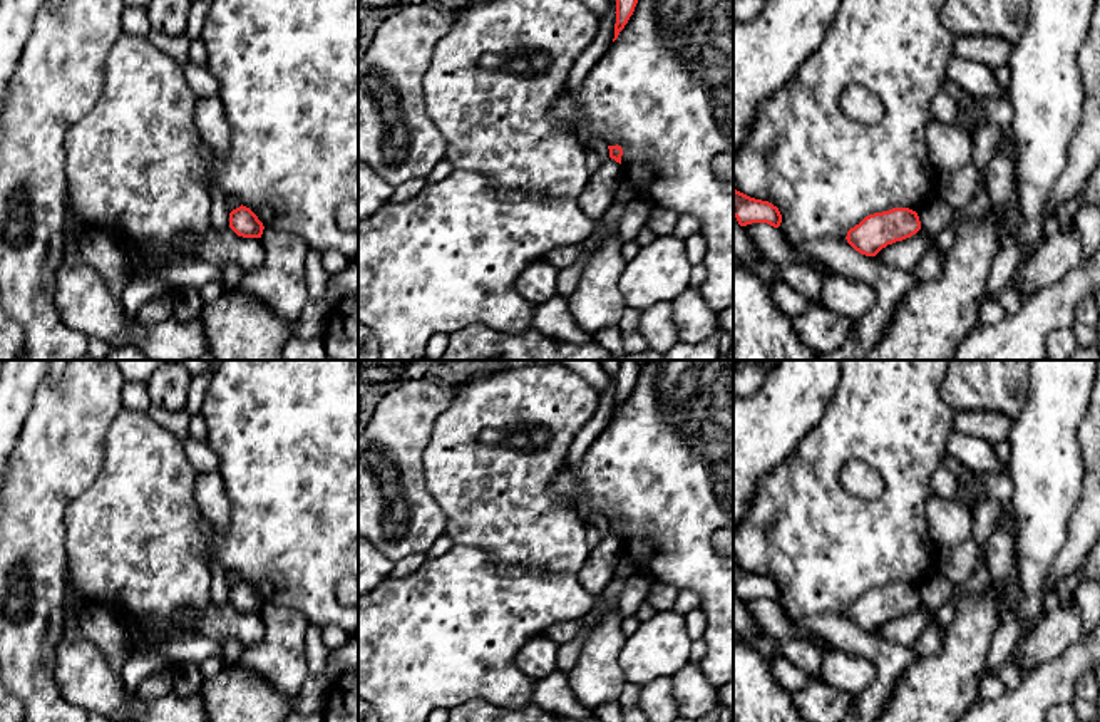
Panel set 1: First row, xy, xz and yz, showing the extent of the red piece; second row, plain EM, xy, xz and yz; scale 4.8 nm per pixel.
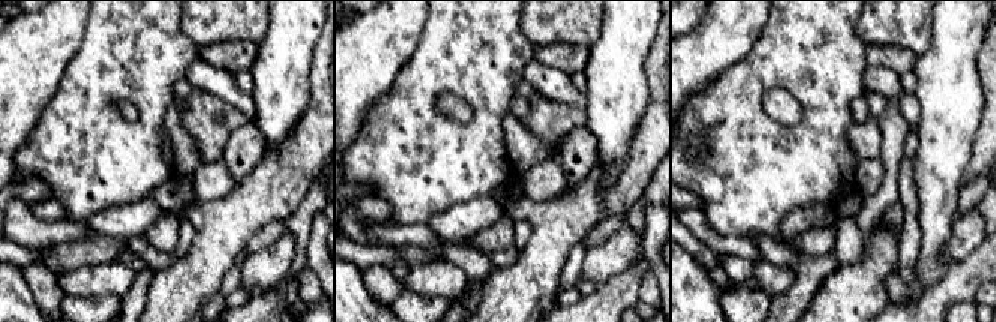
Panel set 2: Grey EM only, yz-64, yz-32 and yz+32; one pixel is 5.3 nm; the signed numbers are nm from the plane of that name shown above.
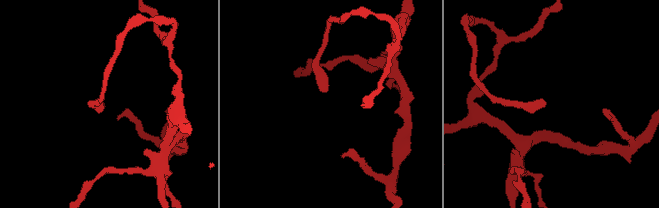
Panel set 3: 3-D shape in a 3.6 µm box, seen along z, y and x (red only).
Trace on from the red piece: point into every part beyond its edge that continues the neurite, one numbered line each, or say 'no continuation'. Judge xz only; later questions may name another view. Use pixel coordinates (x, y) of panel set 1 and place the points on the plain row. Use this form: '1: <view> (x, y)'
no continuation

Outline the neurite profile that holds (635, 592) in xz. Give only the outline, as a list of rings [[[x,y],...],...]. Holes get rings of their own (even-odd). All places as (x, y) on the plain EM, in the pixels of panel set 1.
[[[643,571],[626,578],[626,586],[619,595],[618,610],[623,616],[633,616],[640,605],[646,600],[648,590],[655,580]]]

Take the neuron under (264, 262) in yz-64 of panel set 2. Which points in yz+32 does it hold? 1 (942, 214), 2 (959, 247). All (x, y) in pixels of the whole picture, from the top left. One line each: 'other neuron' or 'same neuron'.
1: other neuron
2: same neuron

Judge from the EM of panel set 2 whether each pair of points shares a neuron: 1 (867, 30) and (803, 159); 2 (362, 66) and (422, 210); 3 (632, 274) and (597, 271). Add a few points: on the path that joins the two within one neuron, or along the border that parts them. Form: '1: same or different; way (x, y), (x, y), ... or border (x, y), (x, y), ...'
1: different; border (860, 15), (855, 32), (867, 44)
2: different; border (398, 71), (393, 84), (369, 110), (359, 129)
3: different; border (633, 261), (596, 286)

